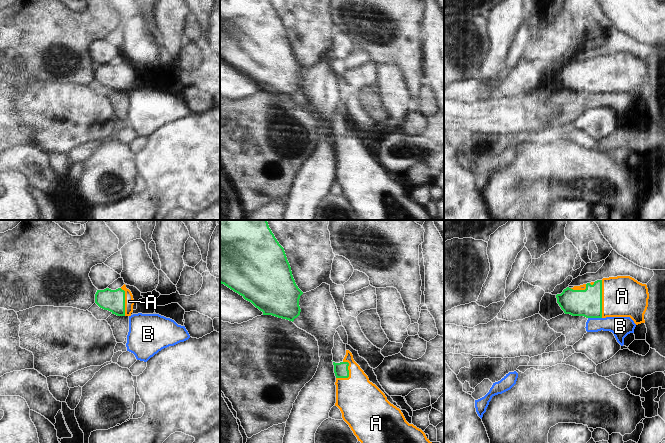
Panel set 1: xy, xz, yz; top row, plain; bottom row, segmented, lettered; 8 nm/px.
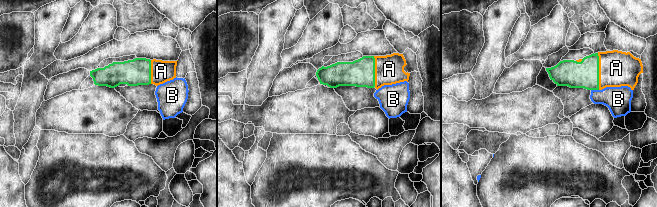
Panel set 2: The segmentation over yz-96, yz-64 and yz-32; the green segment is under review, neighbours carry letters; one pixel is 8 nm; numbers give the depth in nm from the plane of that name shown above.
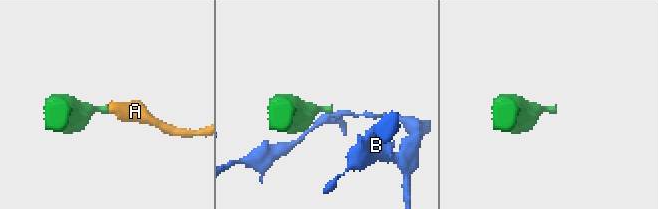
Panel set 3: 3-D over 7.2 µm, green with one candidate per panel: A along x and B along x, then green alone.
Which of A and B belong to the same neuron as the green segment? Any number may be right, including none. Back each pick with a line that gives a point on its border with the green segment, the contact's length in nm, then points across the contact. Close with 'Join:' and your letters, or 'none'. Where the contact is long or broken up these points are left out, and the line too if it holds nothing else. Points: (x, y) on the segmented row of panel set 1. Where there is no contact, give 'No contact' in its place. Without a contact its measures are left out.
A: Touches green at yz (601, 299). Shared border 300 nm. Path across: yz (588, 303), (591, 300), (601, 299), (622, 296)
Join: A.

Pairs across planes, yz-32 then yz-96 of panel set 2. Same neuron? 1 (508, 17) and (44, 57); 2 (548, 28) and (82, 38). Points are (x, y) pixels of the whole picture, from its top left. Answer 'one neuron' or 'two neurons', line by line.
1: one neuron
2: one neuron

